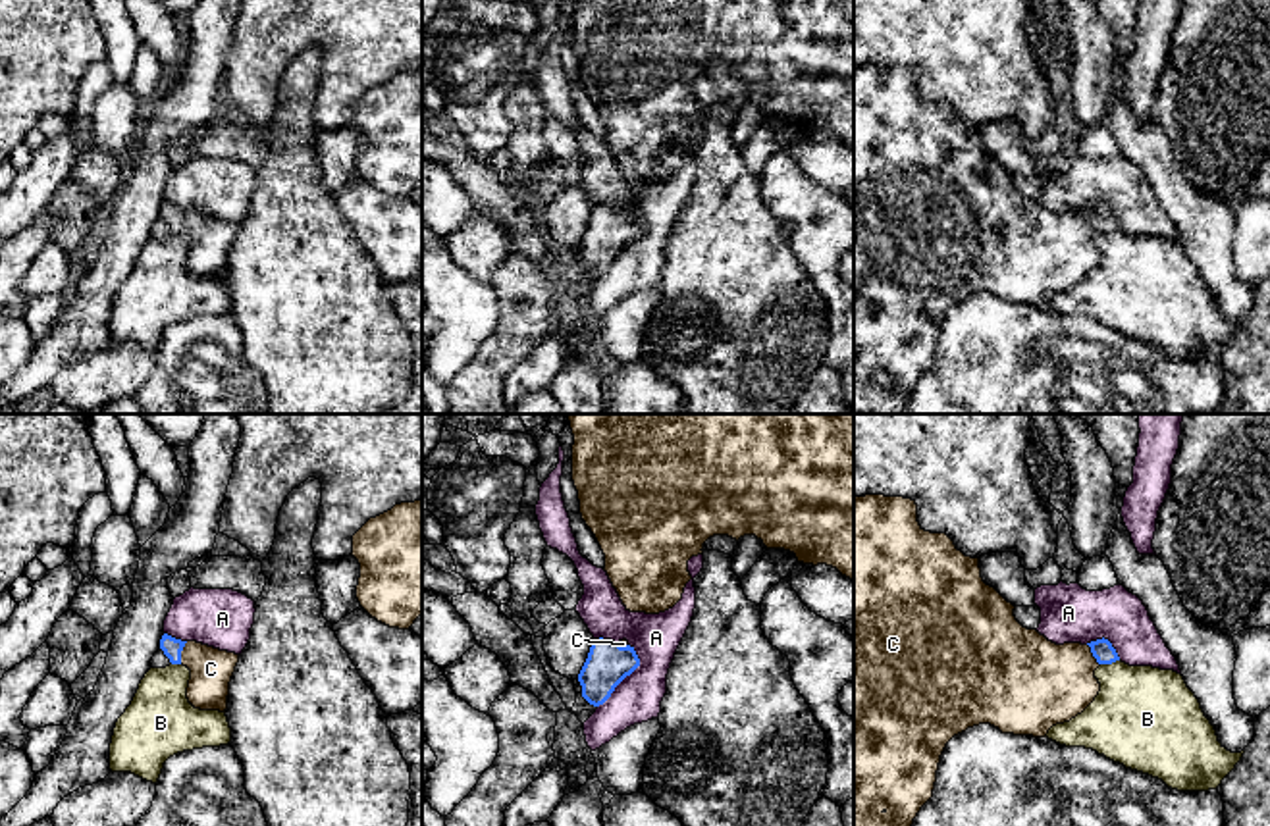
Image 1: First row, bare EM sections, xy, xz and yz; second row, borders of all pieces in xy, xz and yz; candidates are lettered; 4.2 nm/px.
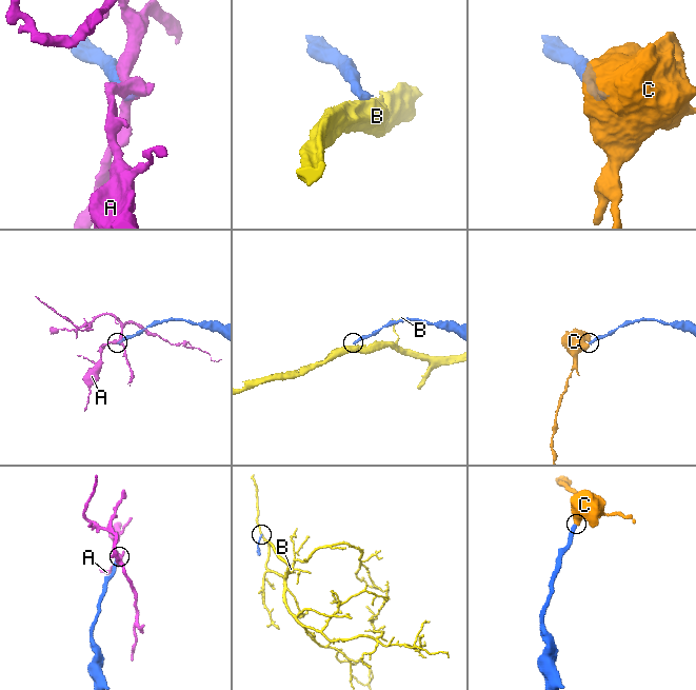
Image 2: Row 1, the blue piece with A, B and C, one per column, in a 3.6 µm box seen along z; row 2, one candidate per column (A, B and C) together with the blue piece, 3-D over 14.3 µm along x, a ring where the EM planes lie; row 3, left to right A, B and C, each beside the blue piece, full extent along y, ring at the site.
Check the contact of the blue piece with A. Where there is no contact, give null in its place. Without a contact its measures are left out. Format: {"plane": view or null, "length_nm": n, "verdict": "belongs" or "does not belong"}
{"plane": "xz", "length_nm": 300, "verdict": "does not belong"}

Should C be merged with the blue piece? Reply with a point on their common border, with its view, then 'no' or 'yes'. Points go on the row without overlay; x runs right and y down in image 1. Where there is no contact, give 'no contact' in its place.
contact xy (180, 222); yes

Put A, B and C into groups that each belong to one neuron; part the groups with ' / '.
A / B / C

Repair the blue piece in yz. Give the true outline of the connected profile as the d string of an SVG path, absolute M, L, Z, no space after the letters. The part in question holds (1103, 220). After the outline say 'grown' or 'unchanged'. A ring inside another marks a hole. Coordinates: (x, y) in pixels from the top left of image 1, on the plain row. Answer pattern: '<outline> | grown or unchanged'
M865 64L854 67L854 414L906 414L913 387L931 370L940 323L946 312L979 293L991 293L1002 302L1046 306L1056 293L1081 283L1098 264L1095 239L1120 229L1108 208L1087 214L1056 214L1037 198L1023 196L1014 185L1014 173L981 146L979 127L966 125L946 102L925 100L917 90L917 73L904 65Z | grown

